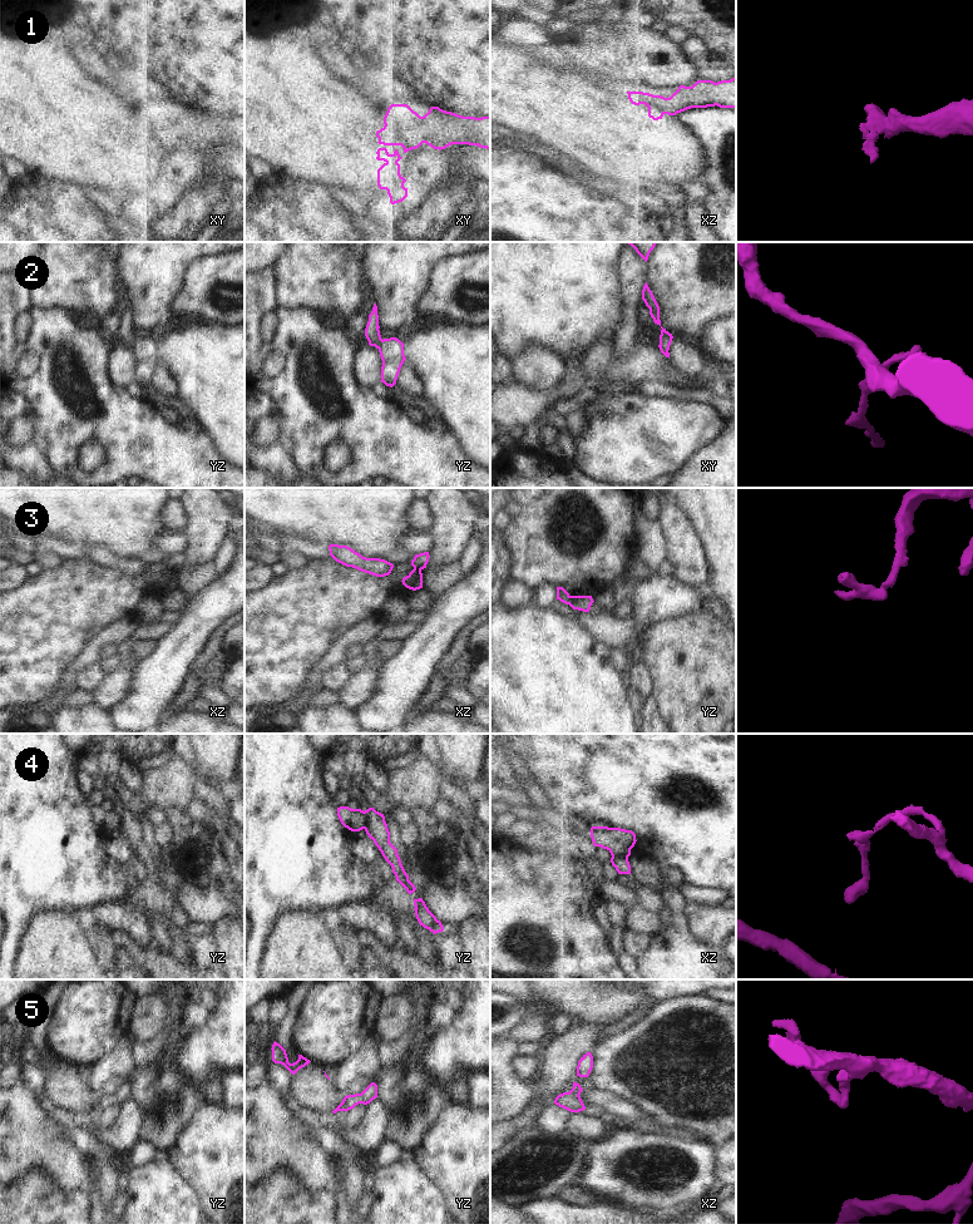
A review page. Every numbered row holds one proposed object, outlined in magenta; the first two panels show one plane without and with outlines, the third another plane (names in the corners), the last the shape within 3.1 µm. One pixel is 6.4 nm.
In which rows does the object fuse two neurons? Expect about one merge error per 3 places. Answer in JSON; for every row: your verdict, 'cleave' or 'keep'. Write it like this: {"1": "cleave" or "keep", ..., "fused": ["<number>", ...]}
{"1": "keep", "2": "keep", "3": "cleave", "4": "cleave", "5": "keep", "fused": ["3", "4"]}

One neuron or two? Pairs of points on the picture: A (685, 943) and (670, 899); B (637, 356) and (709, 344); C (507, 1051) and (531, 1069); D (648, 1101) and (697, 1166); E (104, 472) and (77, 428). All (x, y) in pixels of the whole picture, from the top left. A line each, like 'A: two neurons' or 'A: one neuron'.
A: one neuron
B: two neurons
C: two neurons
D: two neurons
E: one neuron

